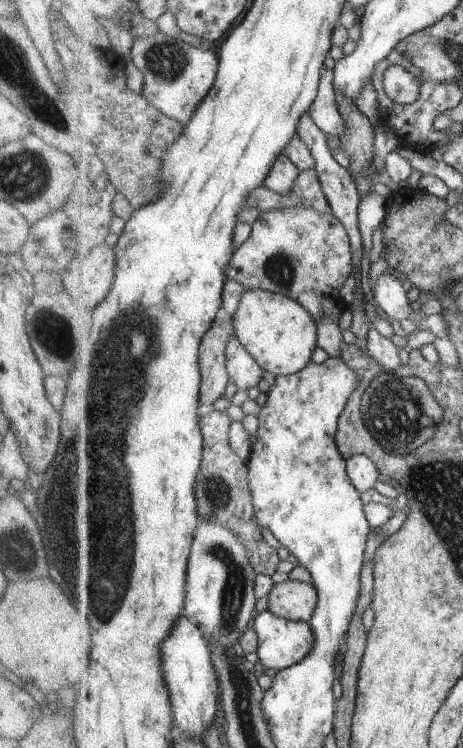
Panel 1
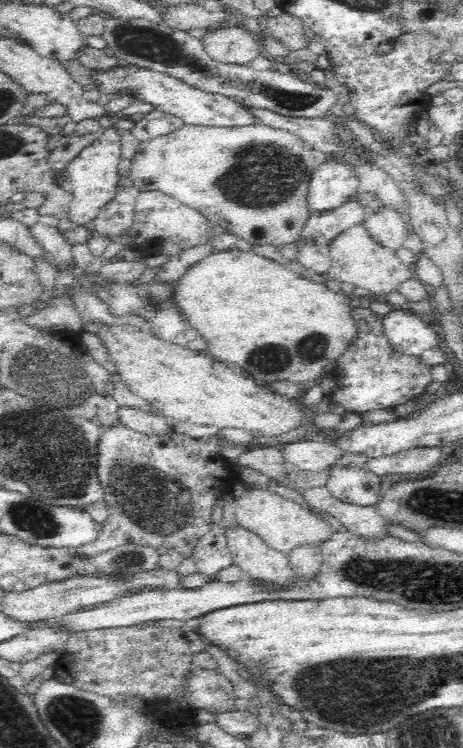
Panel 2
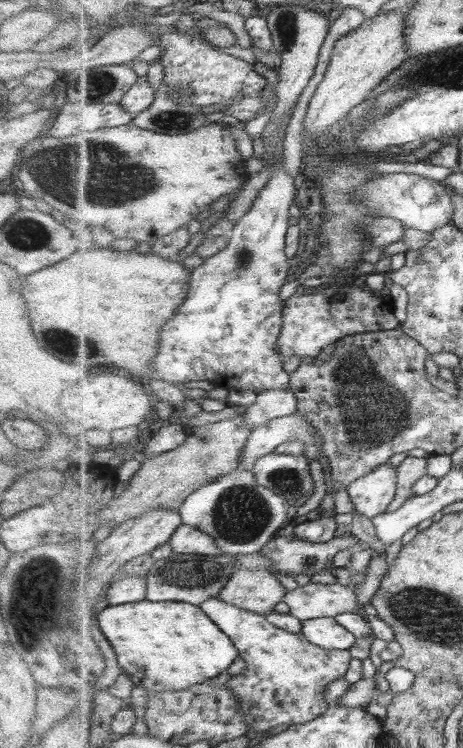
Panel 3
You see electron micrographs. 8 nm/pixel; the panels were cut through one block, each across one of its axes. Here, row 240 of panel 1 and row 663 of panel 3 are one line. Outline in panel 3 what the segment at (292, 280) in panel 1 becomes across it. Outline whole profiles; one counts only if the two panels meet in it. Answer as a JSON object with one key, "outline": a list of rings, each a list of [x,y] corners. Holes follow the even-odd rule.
{"outline":[[[219,596],[203,602],[201,607],[215,622],[219,622],[219,626],[223,626],[223,632],[238,647],[240,657],[246,663],[244,670],[229,679],[226,685],[233,694],[236,694],[238,703],[241,704],[241,714],[253,731],[265,732],[281,724],[305,724],[327,713],[331,705],[325,700],[324,690],[331,682],[346,678],[349,665],[354,659],[350,650],[324,649],[311,642],[302,632],[293,634],[289,630],[283,630],[263,615],[233,606]]]}

